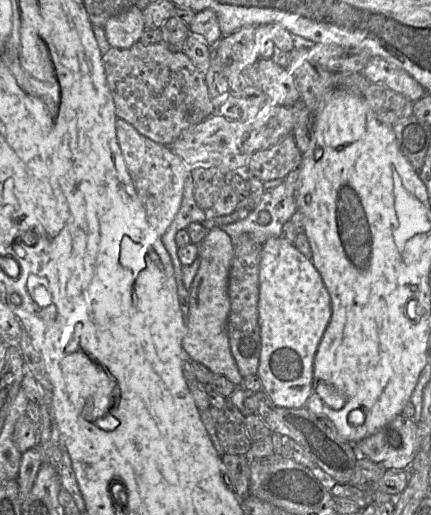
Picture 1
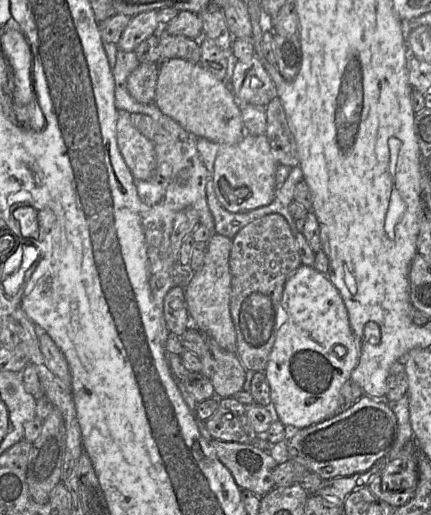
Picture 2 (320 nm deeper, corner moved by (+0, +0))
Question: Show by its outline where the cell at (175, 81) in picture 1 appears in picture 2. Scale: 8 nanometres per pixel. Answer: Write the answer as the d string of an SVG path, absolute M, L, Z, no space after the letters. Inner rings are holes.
M139 63L127 79L127 90L130 95L143 104L154 102L158 74L158 63Z

